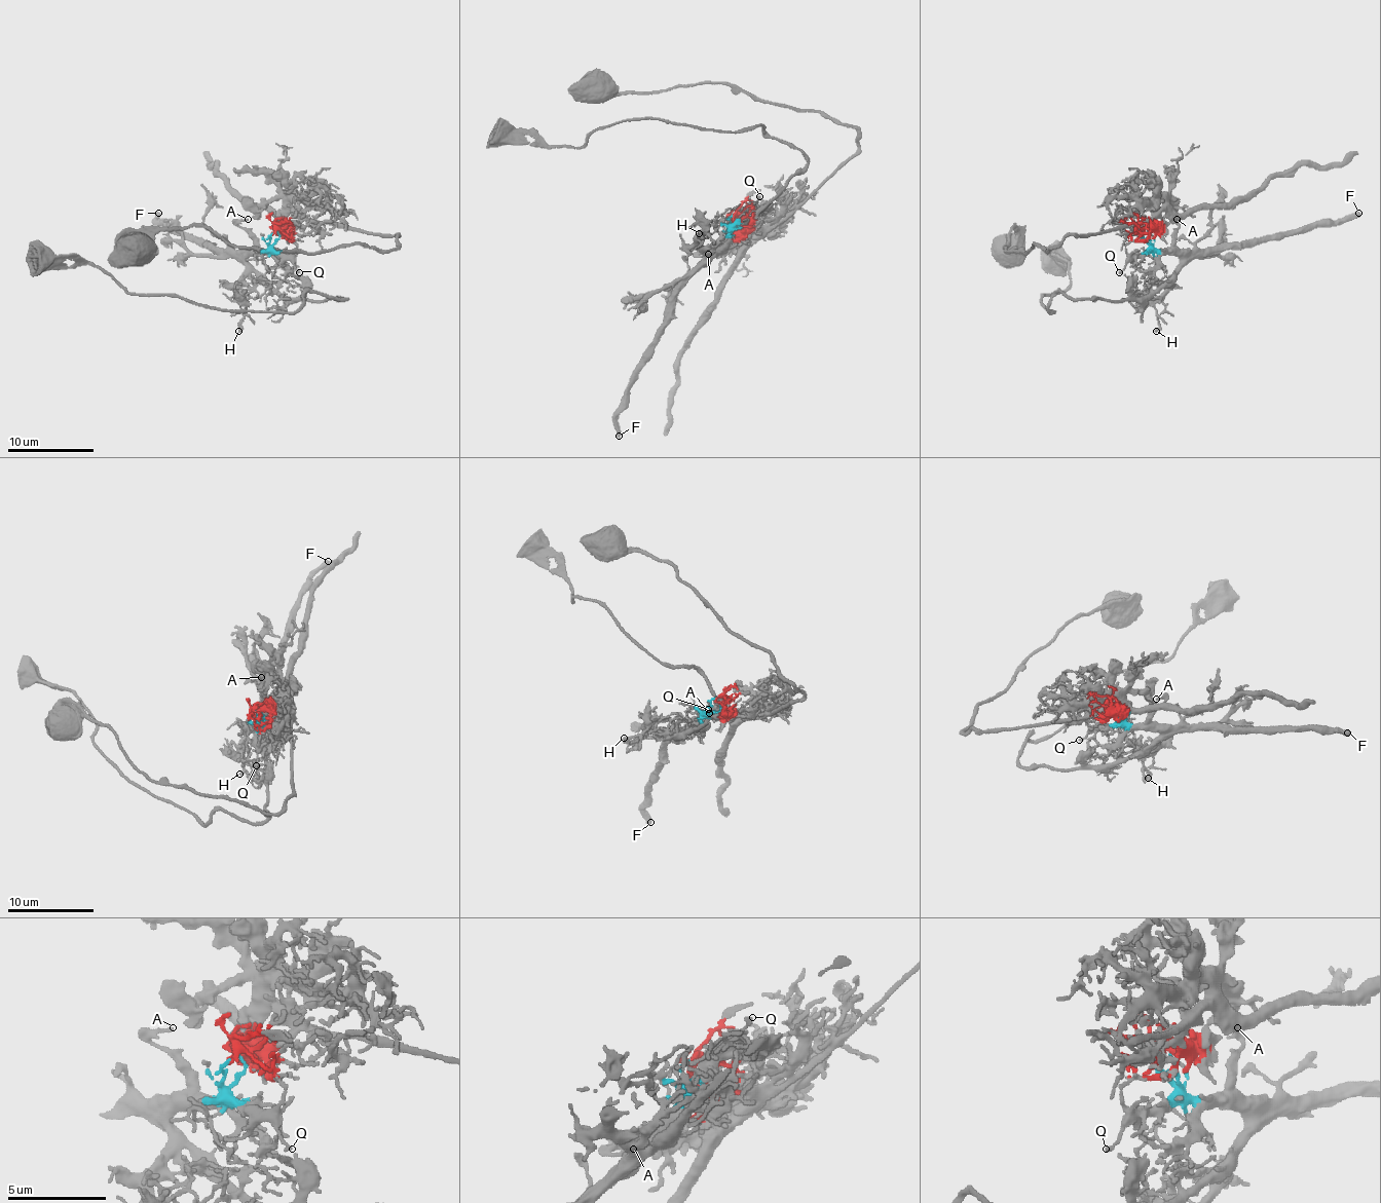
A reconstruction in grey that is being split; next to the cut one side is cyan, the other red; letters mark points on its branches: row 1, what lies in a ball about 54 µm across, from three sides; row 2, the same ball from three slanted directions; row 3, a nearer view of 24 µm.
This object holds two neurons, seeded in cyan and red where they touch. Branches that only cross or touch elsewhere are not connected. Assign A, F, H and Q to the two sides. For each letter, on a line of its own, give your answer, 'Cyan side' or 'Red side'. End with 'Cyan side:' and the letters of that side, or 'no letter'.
A: Cyan side
F: Cyan side
H: Cyan side
Q: Cyan side
Cyan side: A, F, H, Q

